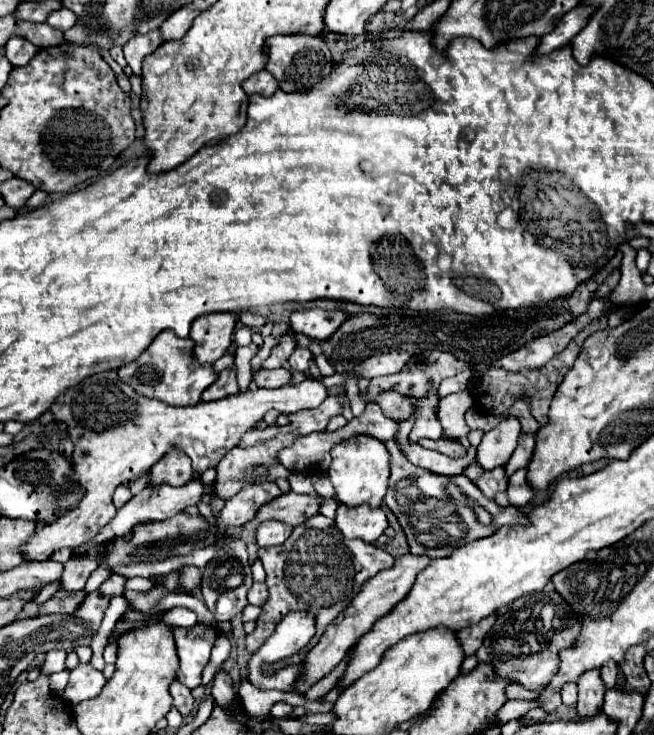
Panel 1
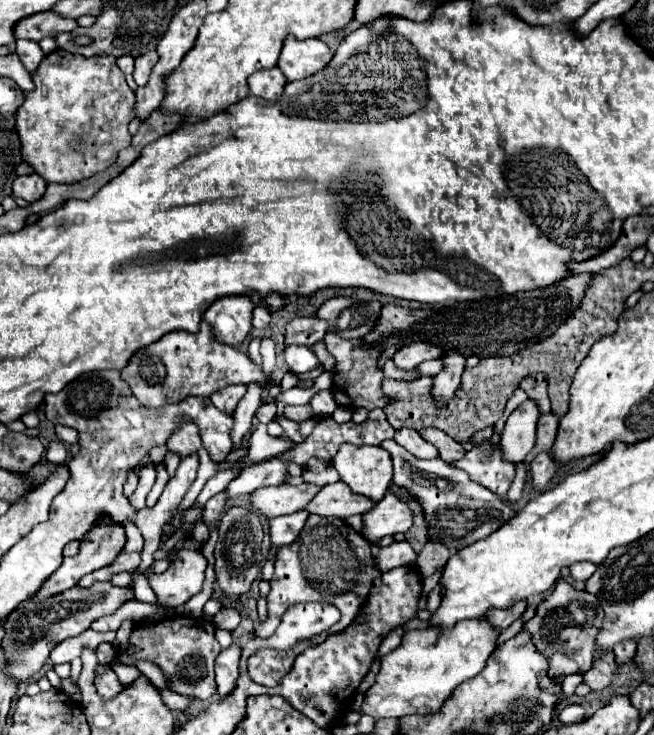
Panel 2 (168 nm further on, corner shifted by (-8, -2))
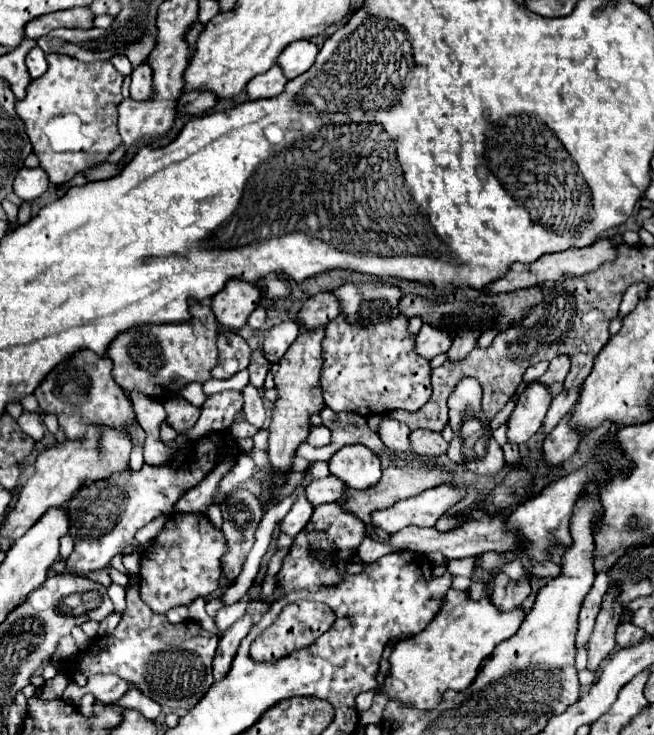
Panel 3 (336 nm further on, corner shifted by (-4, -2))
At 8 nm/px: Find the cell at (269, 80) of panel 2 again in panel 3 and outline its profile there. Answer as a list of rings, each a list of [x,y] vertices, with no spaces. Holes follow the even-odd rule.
[[[275,64],[273,68],[269,68],[265,74],[259,74],[255,78],[249,80],[247,84],[247,94],[251,100],[259,100],[259,98],[275,98],[277,94],[283,92],[285,84],[289,80],[285,78],[285,74],[281,72],[281,68]]]

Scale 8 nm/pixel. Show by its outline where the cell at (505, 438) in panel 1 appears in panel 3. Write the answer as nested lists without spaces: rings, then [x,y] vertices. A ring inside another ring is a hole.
[[[541,382],[529,384],[527,390],[519,396],[517,408],[509,418],[507,440],[515,444],[525,444],[533,434],[537,434],[541,430],[551,400],[553,396],[549,388],[545,388],[545,384]]]

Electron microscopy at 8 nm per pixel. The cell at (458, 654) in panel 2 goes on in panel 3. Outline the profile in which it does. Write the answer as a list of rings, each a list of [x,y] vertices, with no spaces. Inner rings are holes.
[[[449,590],[445,604],[435,620],[417,636],[401,640],[391,652],[391,674],[387,676],[381,692],[391,700],[399,700],[407,706],[417,706],[419,710],[433,710],[445,690],[461,692],[465,690],[485,658],[491,656],[495,646],[511,638],[521,622],[525,620],[525,610],[515,608],[513,612],[501,612],[489,600],[469,600],[465,590]]]

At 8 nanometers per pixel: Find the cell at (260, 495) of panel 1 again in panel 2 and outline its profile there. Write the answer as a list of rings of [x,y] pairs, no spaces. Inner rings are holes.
[[[313,484],[265,486],[257,492],[251,492],[249,504],[257,514],[269,520],[281,514],[293,514],[297,510],[303,510],[305,504],[309,504],[309,500],[317,494],[317,490],[319,486]]]

